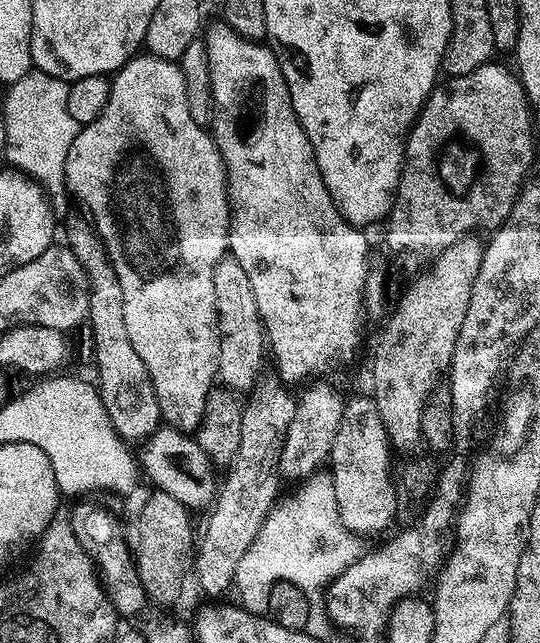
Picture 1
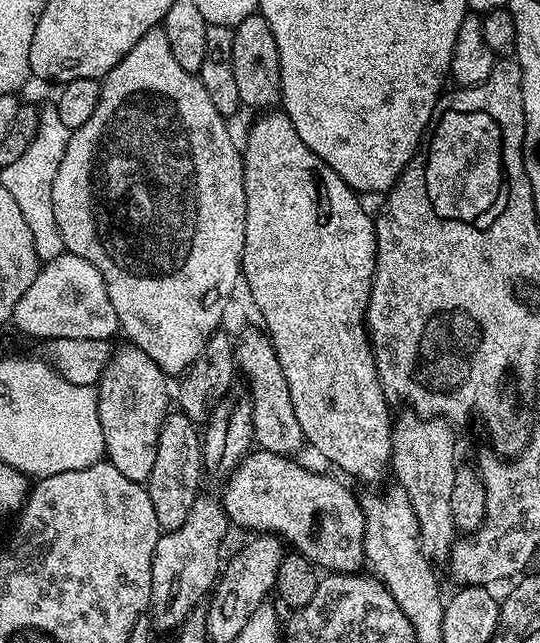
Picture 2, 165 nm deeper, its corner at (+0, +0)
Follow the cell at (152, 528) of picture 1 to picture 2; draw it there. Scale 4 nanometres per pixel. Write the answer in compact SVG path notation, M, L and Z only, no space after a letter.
M181 410L169 411L158 434L158 458L154 458L154 470L146 482L150 502L154 502L154 518L158 518L161 529L171 530L182 526L182 522L186 522L186 514L190 514L190 506L194 506L197 496L202 492L200 476L202 477L201 429Z

